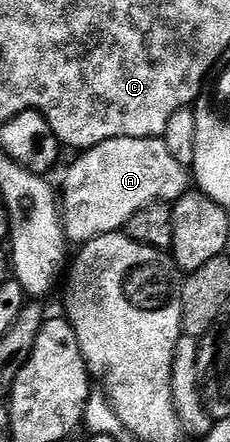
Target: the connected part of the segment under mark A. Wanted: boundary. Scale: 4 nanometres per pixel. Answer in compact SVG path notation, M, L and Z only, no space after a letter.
M163 137L106 140L76 156L72 167L68 170L68 175L64 178L62 221L66 237L69 243L83 244L98 236L123 231L127 227L130 216L134 216L134 212L142 212L142 208L152 206L155 202L165 204L177 202L182 195L188 193L189 189L189 171L182 164L178 164L174 156L170 156L170 148L166 148Z

